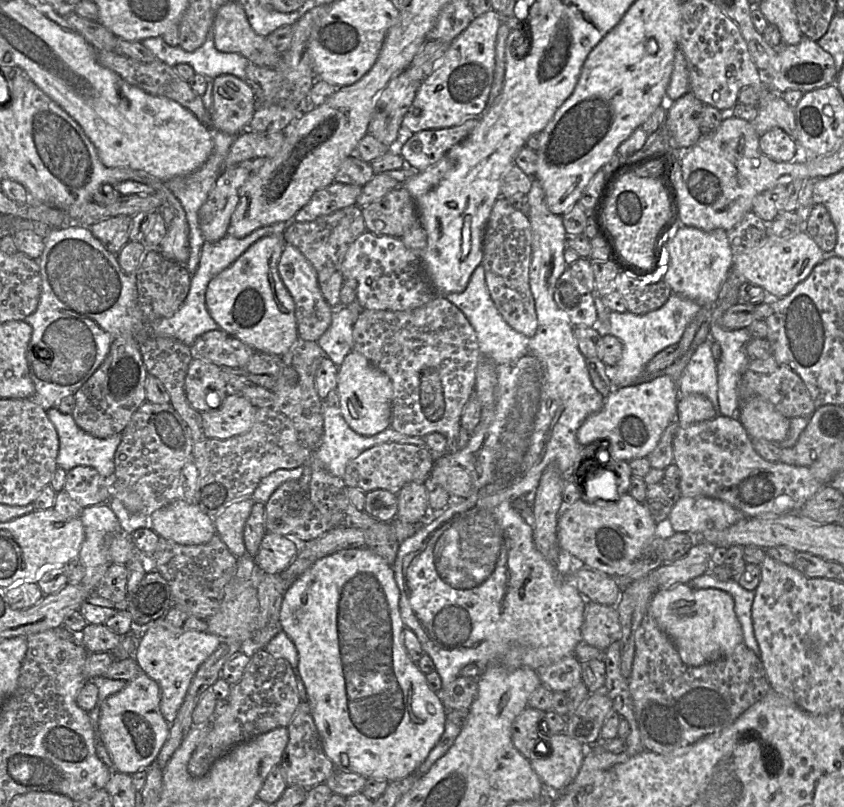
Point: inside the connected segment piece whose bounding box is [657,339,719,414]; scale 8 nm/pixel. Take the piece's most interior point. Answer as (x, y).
(695, 371)

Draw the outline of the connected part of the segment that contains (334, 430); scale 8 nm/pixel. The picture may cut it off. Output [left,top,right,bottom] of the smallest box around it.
[310,400,426,478]

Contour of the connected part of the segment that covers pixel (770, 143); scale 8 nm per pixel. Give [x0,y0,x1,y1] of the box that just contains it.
[760,128,800,162]

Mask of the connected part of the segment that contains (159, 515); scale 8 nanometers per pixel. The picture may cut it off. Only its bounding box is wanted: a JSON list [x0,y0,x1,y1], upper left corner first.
[149,496,216,545]

